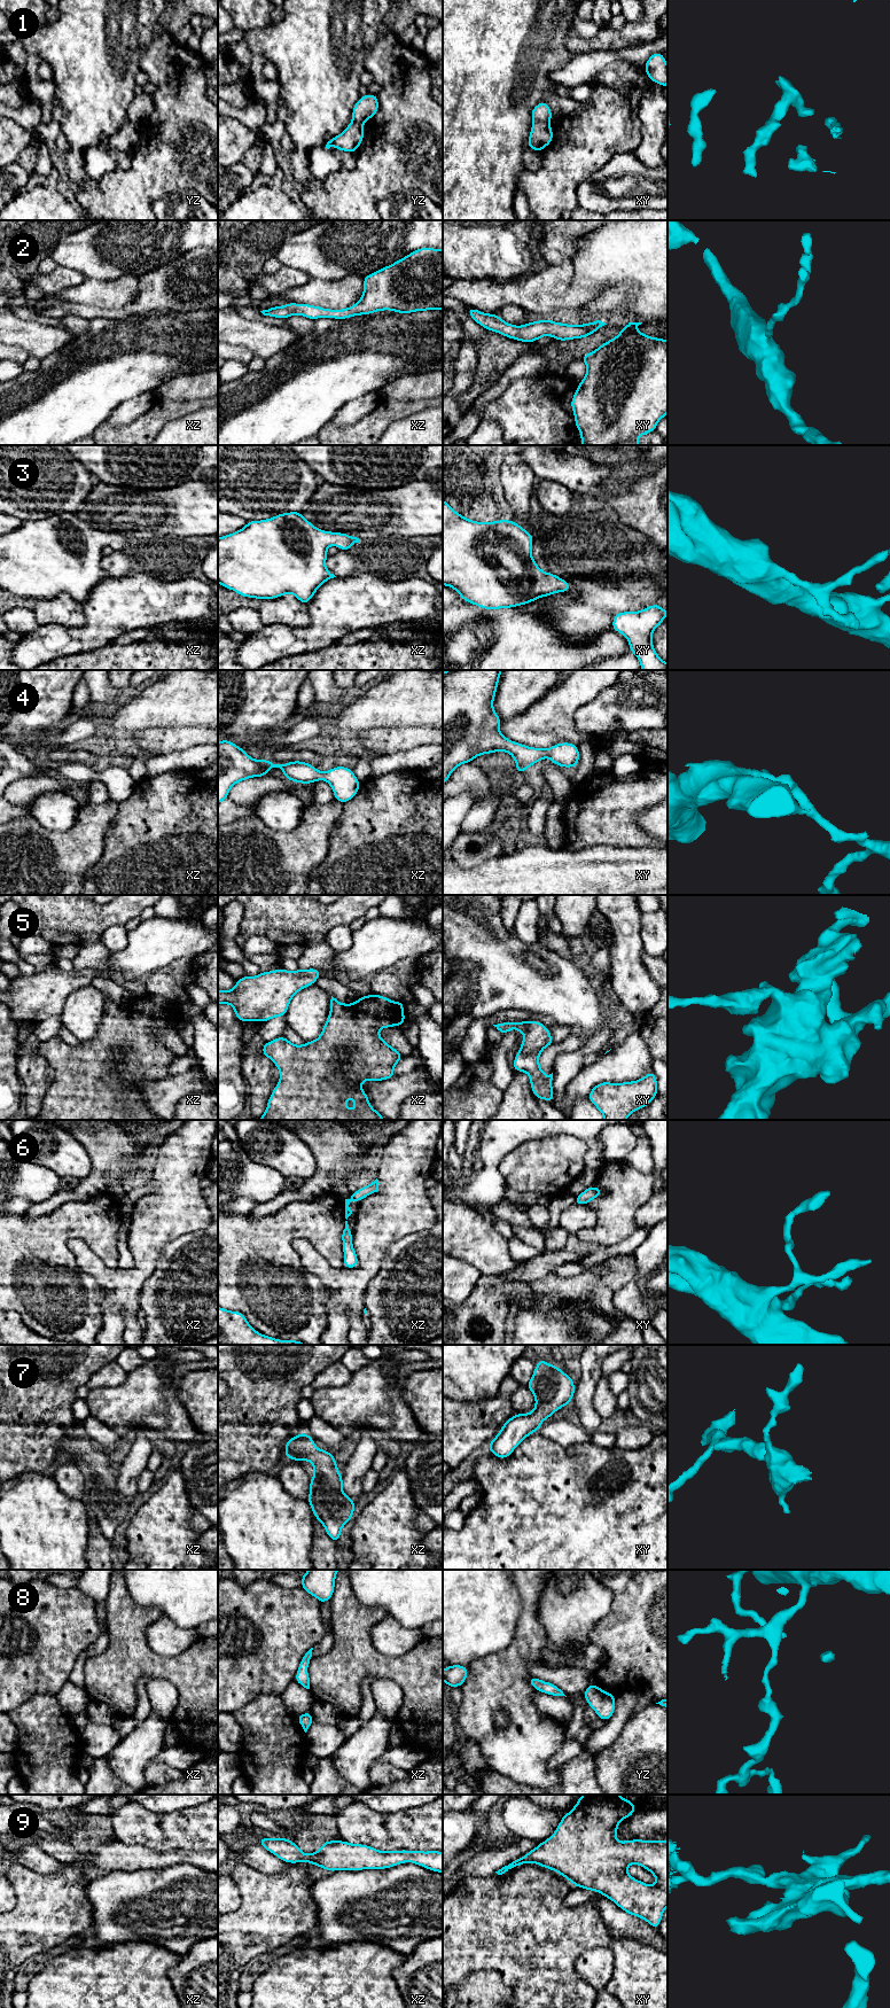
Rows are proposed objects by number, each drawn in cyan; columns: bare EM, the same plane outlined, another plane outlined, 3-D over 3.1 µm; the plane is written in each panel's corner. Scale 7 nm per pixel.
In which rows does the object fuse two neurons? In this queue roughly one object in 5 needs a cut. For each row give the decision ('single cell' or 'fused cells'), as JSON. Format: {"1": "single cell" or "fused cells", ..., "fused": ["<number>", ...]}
{"1": "fused cells", "2": "single cell", "3": "single cell", "4": "single cell", "5": "single cell", "6": "single cell", "7": "single cell", "8": "single cell", "9": "single cell", "fused": ["1"]}

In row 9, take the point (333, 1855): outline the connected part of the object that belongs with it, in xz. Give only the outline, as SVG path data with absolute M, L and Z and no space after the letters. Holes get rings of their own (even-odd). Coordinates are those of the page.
M261 1837L259 1845L284 1862L302 1861L329 1871L385 1869L404 1862L416 1863L429 1870L443 1873L443 1852L439 1851L378 1851L372 1846L344 1840L322 1842L318 1852L304 1854L292 1842L283 1837L274 1839Z

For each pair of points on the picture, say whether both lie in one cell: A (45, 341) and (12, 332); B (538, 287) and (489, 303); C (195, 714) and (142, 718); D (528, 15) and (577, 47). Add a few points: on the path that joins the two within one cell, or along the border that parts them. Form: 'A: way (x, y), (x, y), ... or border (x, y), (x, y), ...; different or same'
A: way (37, 340), (28, 334), (20, 333); same
B: way (525, 292), (501, 293); same
C: way (182, 714), (155, 714); same
D: border (571, 26), (564, 38), (564, 47), (570, 59); different

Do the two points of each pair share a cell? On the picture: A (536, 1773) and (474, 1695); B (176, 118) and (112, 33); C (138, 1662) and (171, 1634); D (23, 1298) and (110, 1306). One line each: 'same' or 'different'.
A: same
B: different
C: different
D: different

